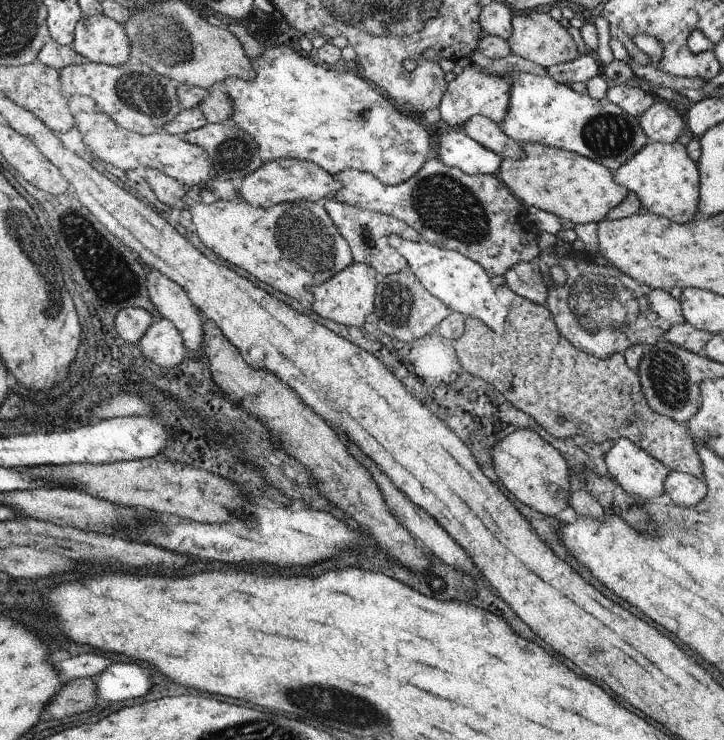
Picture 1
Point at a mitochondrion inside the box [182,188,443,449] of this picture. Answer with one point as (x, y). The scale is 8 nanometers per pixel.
(301, 238)

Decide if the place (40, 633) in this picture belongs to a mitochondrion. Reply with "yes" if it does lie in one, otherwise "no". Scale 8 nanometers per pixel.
no

